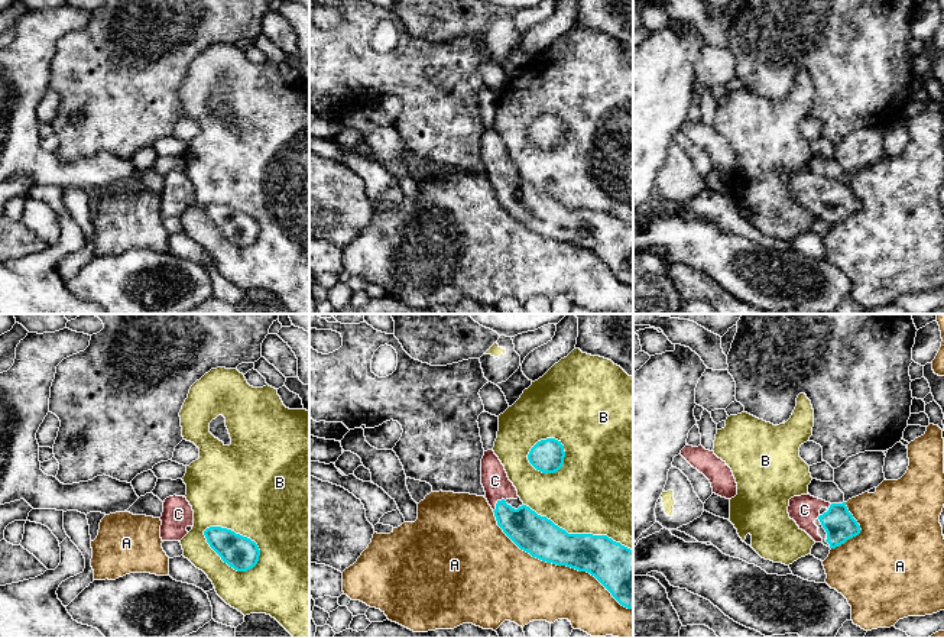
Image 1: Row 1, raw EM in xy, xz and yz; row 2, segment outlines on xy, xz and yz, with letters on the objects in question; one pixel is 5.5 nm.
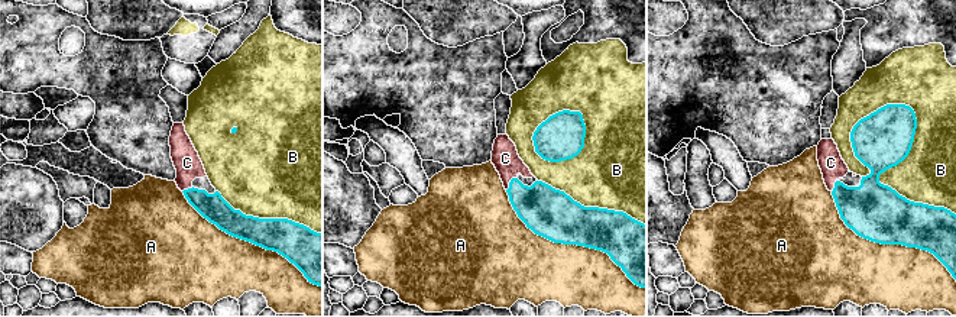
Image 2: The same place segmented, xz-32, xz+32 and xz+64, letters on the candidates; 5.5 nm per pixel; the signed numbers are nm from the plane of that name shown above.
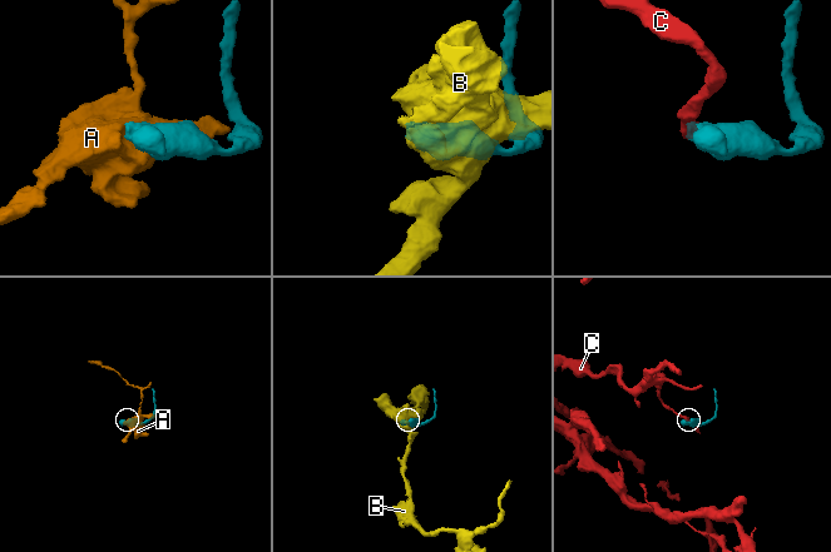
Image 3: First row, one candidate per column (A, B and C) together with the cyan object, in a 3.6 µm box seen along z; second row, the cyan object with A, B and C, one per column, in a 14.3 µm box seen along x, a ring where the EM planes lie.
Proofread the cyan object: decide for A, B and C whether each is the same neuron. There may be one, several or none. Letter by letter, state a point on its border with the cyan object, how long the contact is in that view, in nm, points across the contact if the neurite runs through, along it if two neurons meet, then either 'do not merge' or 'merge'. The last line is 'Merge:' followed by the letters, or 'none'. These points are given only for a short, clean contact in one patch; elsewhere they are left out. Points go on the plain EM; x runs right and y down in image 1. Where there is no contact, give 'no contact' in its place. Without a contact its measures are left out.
A: contact xz (558, 240); length 950 nm; do not merge
B: contact xy (226, 237); length 360 nm; do not merge
C: contact xz (496, 180); length 100 nm; way xz (529, 207), (516, 200), (496, 180), (495, 156); merge
Merge: C

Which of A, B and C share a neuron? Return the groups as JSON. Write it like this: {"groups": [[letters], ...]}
{"groups": [["A"], ["B"], ["C"]]}

